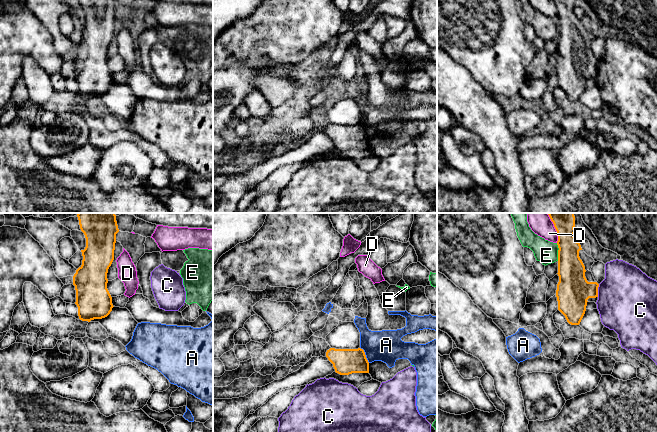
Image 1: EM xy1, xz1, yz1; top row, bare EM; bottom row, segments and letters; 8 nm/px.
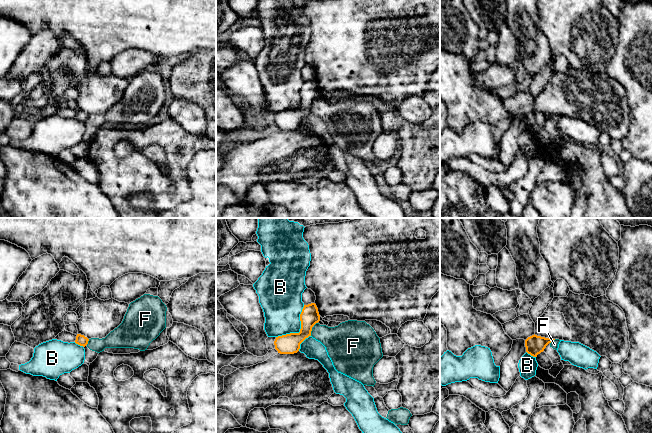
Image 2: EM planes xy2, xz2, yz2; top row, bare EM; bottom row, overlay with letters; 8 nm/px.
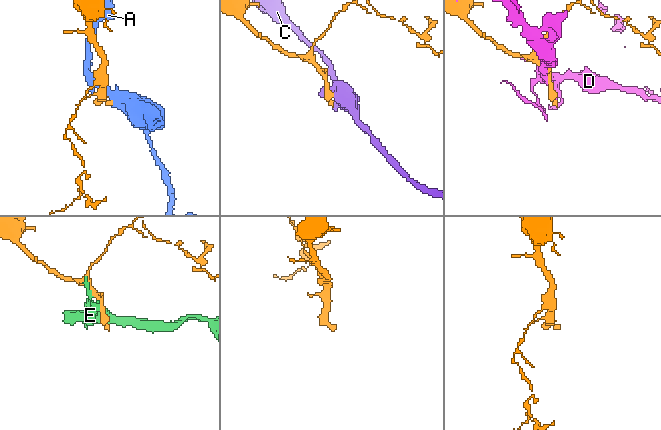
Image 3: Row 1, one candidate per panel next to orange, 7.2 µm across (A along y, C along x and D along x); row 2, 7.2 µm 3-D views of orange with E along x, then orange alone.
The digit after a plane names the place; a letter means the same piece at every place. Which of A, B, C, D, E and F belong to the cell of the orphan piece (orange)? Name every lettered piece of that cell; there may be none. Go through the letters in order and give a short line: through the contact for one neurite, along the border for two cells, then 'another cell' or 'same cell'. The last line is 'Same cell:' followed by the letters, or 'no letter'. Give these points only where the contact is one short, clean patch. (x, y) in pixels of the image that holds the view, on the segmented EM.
A: xz1 (360, 347), (369, 362) | another cell
B: another cell
C: another cell
D: another cell
E: another cell
F: xz2 (312, 328), (310, 335) | another cell
Same cell: no letter

